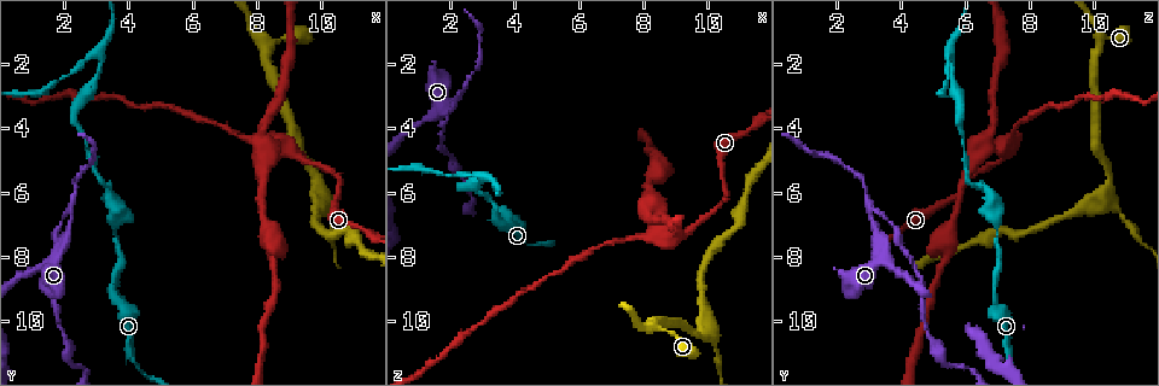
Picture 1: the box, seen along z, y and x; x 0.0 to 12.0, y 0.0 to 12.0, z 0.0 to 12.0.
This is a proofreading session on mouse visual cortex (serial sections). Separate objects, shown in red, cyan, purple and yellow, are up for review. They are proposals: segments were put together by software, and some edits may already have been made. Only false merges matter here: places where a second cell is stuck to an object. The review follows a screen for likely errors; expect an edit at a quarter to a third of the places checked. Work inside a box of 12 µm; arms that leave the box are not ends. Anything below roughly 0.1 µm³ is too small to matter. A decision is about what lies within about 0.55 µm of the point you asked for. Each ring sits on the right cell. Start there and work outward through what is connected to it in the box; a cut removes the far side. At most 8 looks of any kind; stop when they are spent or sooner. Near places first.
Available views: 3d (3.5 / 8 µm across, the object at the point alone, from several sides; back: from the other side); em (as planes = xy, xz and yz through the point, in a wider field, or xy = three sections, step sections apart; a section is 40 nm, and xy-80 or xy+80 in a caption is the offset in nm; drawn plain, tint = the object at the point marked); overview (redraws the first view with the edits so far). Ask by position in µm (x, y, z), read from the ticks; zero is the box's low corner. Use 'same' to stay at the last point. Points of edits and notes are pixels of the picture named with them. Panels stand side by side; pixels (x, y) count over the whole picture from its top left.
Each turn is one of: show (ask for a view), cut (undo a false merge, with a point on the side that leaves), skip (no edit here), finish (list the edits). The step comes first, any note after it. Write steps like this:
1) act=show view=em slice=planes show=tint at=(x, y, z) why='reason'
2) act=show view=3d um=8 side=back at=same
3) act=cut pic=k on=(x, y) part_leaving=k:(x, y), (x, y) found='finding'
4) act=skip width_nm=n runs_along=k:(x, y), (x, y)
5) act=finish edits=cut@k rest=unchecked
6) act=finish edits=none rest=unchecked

act=show view=3d um=3.5 at=(8.5, 1.5, 10.2) why='thick turns thin'

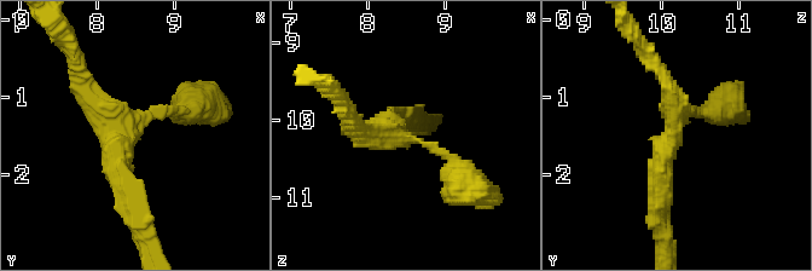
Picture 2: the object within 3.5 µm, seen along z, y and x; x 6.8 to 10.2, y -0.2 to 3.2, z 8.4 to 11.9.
act=show view=em slice=xy step=1 show=tint at=(8.40, 1.40, 10.20) why='need the tissue'

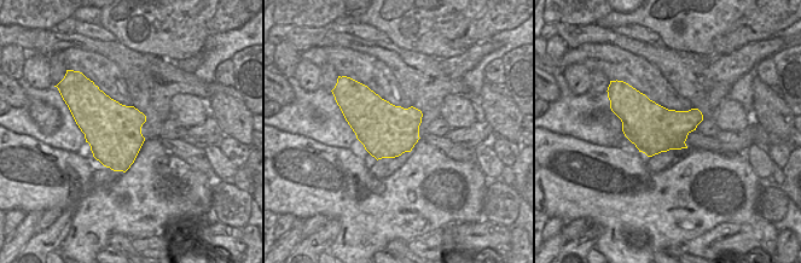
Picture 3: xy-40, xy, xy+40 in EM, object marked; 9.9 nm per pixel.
act=show view=em slice=xy step=3 show=tint at=same why='another direction'

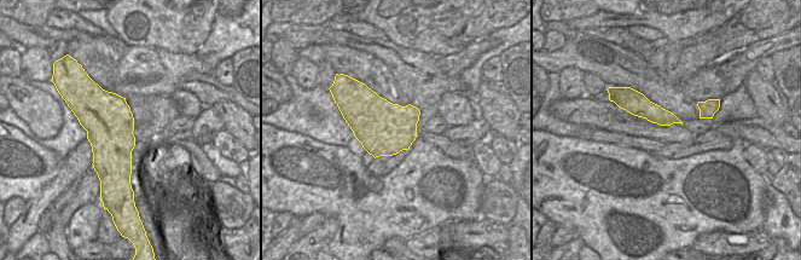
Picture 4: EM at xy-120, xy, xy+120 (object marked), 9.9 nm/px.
act=skip arm_widths_nm=150,300,300 runs_along=2:(718, 110), (680, 114), (659, 203) found='continuous, no second cell'

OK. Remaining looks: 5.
act=show view=3d um=3.5 side=back at=(10.0, 6.1, 10.4) why='arms part here'

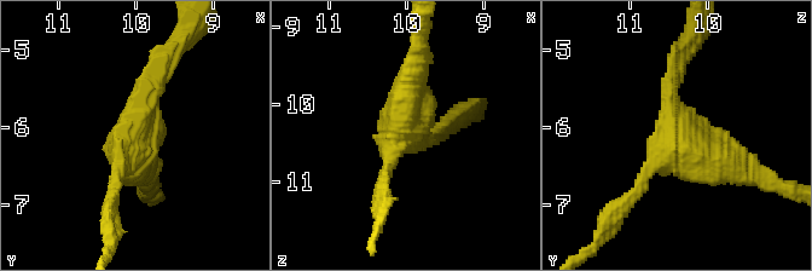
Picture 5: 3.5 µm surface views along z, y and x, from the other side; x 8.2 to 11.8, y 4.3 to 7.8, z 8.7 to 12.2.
act=show view=em slice=xy step=2 show=tint at=(10.00, 6.10, 10.30) arms=3 arm_widths_nm=200,200,400 why='need the tissue'

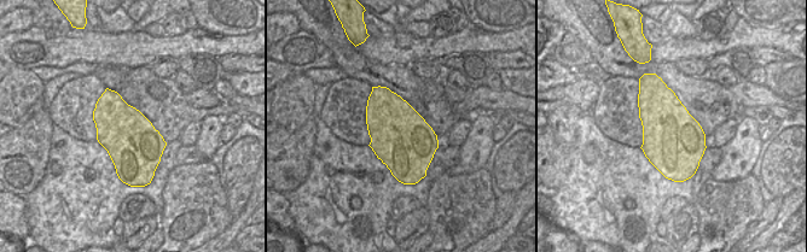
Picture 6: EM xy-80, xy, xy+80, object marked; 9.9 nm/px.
act=skip runs_along=5:(674, 62), (674, 126), (746, 169) found='one cell here'

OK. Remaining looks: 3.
act=show view=3d um=3.5 at=(3.2, 1.8, 5.6) why='sharp bend'

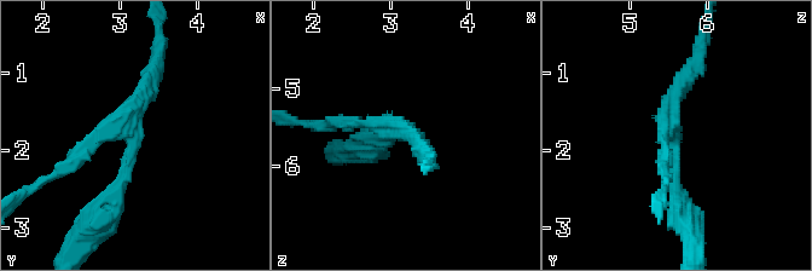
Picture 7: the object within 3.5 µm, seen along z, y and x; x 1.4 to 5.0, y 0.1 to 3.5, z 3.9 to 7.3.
act=show view=em slice=xy step=1 show=tint at=(3.10, 1.80, 5.50) arms=3 arm_widths_nm=150,200,200 why='now the EM'

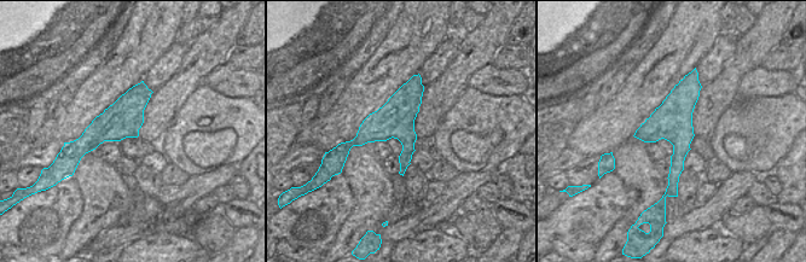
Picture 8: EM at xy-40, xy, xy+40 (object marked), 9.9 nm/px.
act=skip runs_along=7:(108, 206), (131, 157), (120, 127), (64, 168) found='one cell here'

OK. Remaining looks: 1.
act=finish edits=none rest=unchecked

